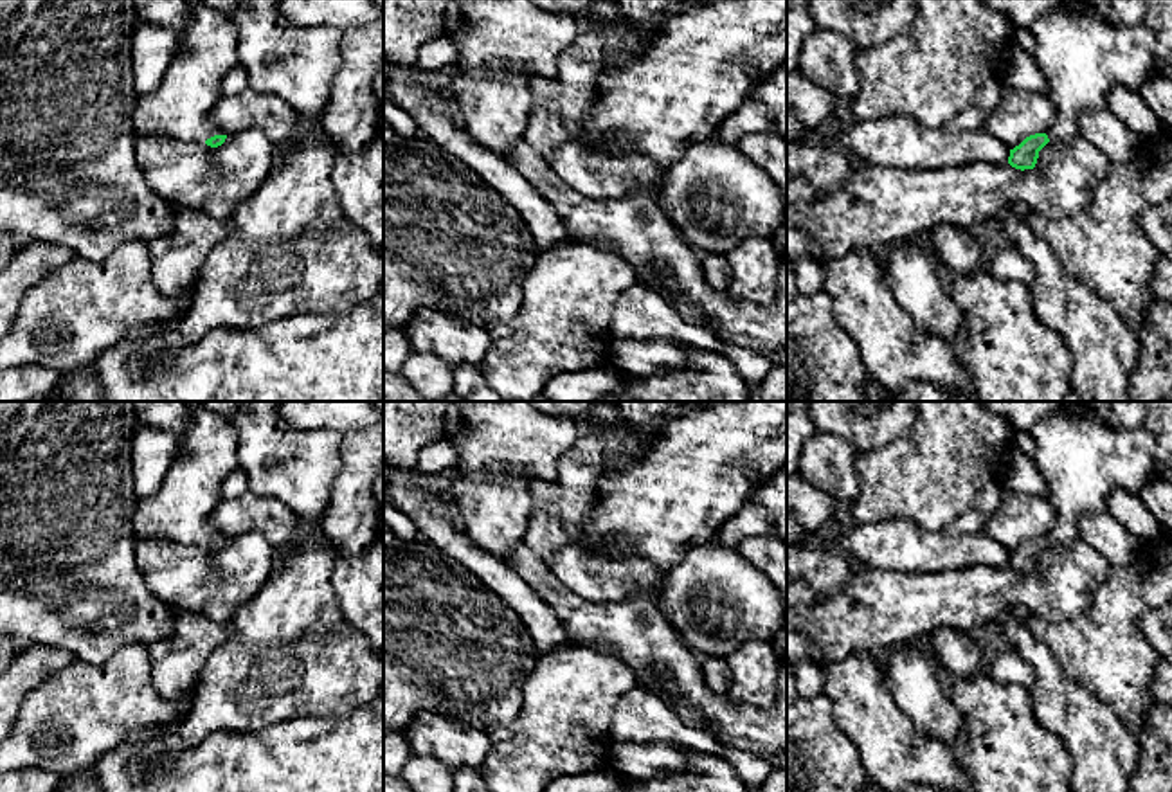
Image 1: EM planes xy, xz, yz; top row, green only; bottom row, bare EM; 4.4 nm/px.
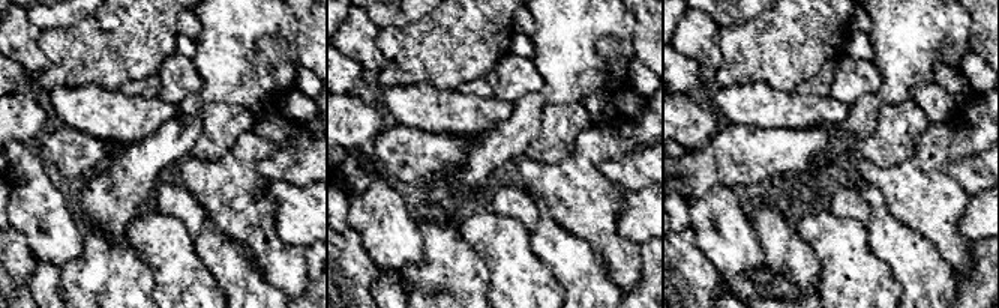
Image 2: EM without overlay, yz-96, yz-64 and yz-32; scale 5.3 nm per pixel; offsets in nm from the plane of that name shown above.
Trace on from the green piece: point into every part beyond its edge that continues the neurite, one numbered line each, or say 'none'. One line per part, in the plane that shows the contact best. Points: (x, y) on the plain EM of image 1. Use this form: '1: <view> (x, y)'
1: xy (179, 512)

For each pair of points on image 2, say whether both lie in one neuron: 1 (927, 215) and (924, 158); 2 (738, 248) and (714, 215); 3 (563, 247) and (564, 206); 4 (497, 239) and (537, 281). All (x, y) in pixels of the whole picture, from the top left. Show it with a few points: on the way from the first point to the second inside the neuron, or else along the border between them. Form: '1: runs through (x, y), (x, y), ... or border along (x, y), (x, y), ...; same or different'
1: runs through (927, 202), (924, 197), (924, 172); same
2: runs through (731, 241), (720, 223); same
3: border along (543, 199), (549, 215), (593, 248); different
4: runs through (506, 250), (527, 271); same

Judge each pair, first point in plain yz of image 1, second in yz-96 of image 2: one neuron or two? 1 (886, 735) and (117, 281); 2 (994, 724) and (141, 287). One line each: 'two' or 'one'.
1: two
2: two

